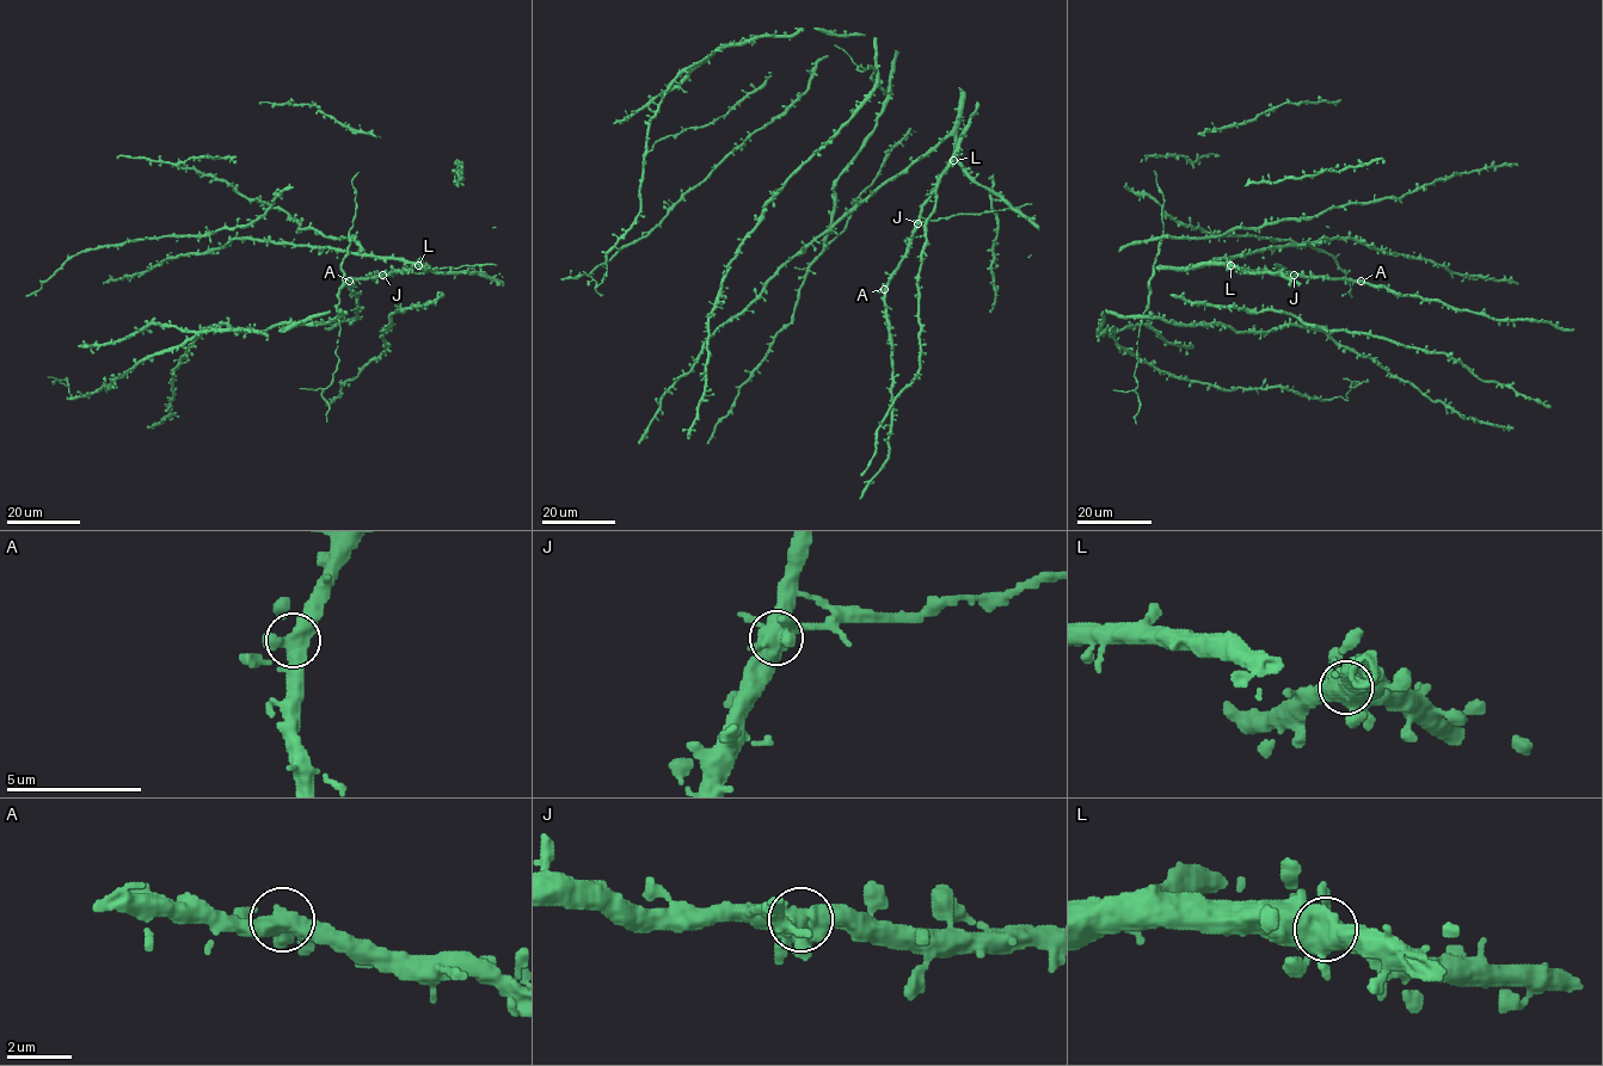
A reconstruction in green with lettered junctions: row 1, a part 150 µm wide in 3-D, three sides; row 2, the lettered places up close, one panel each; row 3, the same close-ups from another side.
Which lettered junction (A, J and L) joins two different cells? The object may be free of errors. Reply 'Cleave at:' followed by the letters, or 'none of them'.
Cleave at: J

